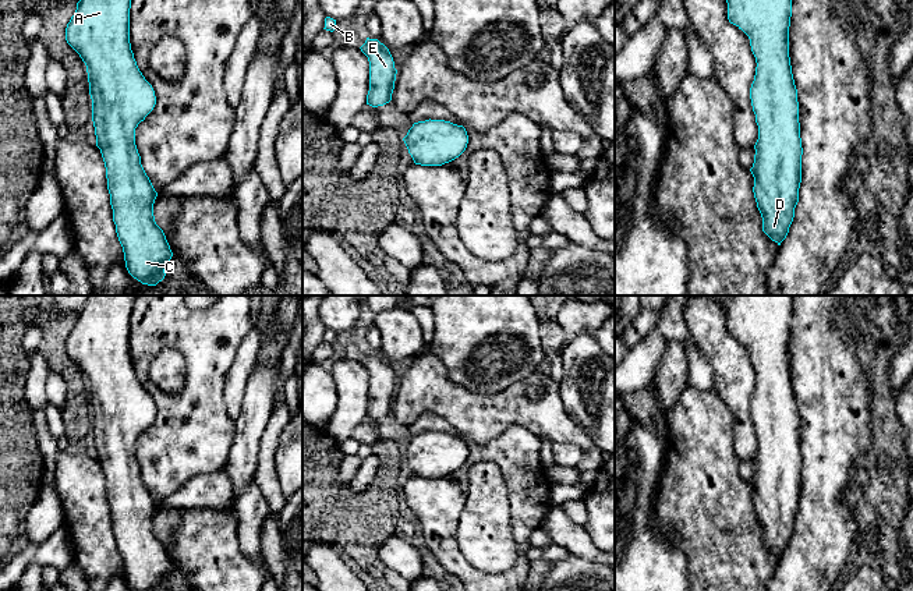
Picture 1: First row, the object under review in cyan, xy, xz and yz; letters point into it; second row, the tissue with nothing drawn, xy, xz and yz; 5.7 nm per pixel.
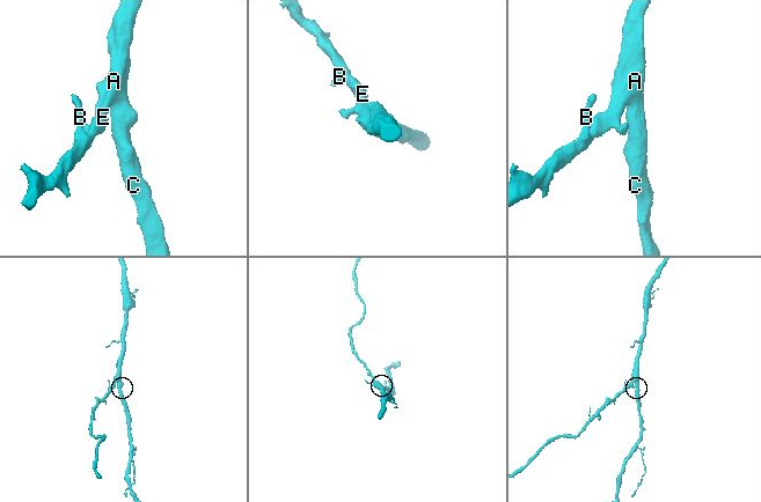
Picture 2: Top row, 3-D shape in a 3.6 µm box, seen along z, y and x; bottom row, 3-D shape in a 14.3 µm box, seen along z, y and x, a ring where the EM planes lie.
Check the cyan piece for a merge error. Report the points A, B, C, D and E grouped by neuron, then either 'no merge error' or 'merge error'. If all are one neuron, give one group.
groups A B C D E; no merge error

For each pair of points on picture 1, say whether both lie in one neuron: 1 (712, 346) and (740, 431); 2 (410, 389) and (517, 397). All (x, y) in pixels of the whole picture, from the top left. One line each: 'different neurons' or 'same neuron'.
1: same neuron
2: same neuron

